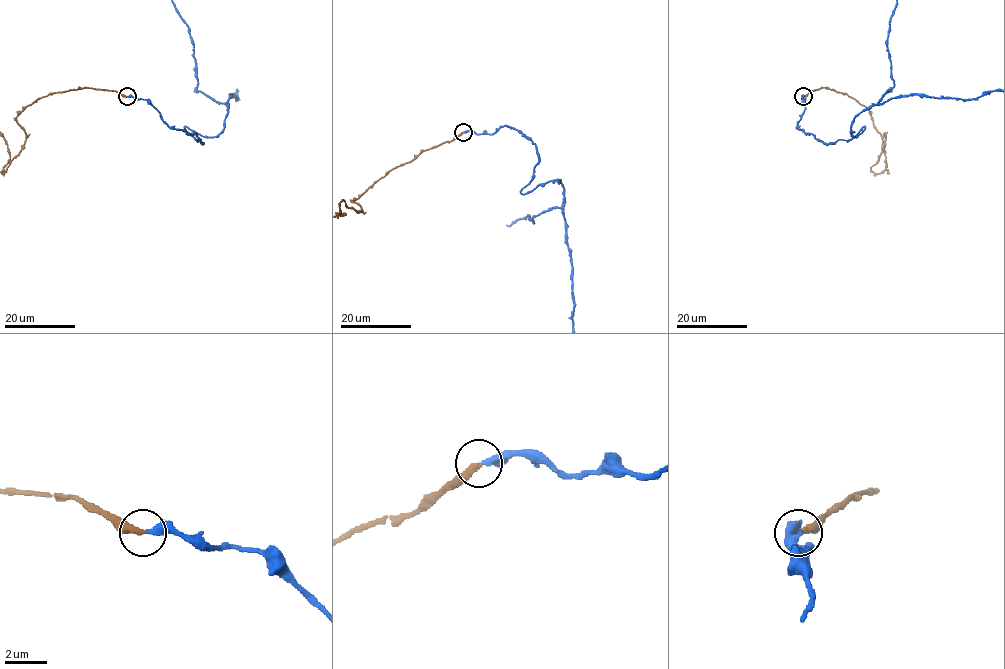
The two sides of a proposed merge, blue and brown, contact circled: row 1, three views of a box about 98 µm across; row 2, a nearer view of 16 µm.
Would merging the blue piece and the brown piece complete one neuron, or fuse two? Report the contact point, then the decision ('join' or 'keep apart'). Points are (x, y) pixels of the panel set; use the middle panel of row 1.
at (463, 132); join

